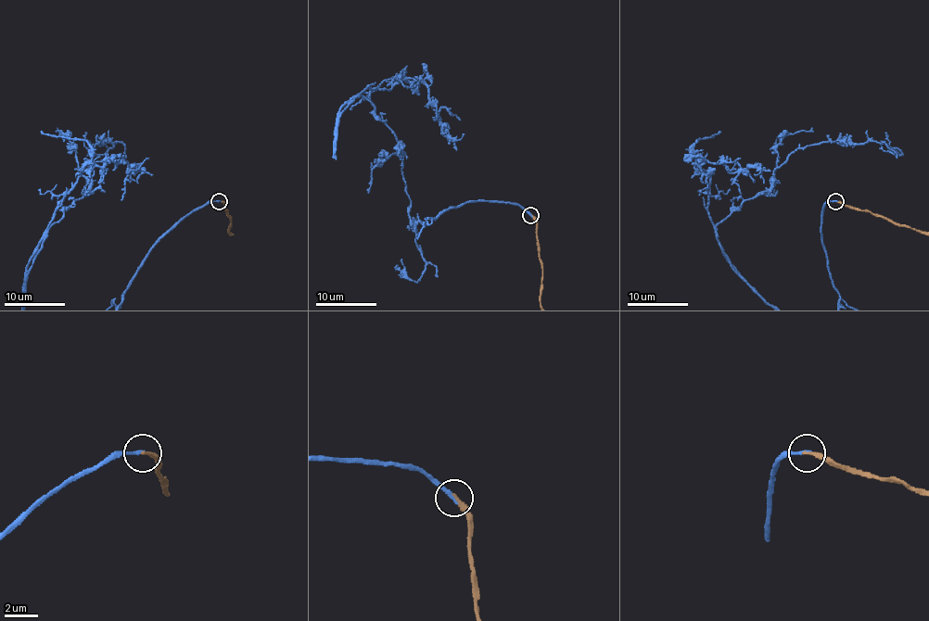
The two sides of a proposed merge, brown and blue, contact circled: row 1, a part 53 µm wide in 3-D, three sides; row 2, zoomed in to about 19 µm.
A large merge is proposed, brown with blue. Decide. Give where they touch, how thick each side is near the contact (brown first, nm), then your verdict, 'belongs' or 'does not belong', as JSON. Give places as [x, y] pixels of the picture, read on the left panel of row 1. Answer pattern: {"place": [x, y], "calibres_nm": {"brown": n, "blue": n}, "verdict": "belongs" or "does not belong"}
{"place": [219, 201], "calibres_nm": {"brown": 200, "blue": 220}, "verdict": "belongs"}

